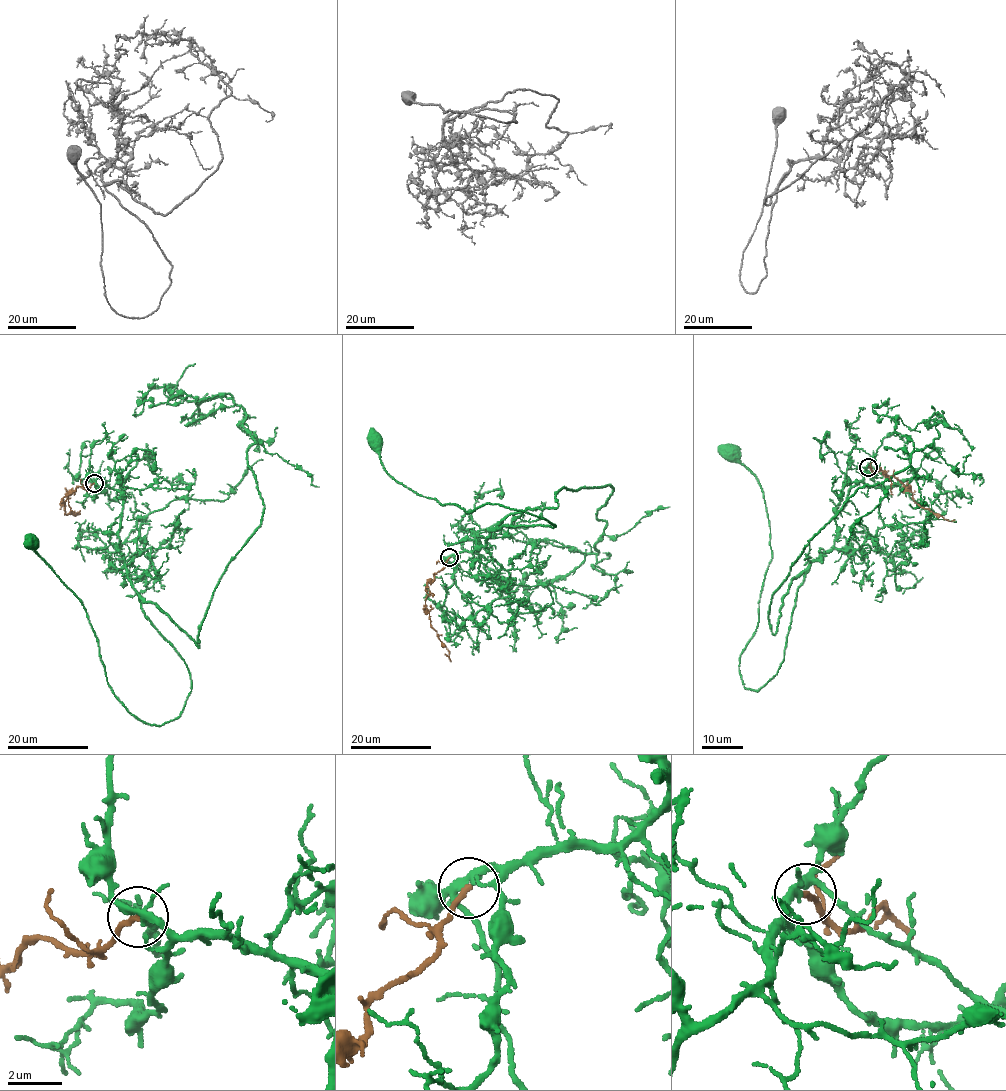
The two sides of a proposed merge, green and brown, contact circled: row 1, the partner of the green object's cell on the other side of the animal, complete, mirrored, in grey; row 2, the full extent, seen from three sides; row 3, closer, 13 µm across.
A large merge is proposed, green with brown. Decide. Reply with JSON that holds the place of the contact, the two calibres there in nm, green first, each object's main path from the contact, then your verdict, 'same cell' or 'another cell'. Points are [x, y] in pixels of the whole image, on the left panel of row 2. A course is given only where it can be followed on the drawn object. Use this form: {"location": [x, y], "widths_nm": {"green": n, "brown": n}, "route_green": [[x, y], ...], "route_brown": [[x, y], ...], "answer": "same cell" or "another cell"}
{"location": [94, 483], "widths_nm": {"green": 240, "brown": 200}, "route_green": [[94, 484], [124, 496], [119, 554], [189, 674], [177, 718], [147, 725], [114, 693], [81, 600], [33, 541]], "route_brown": [[94, 484], [87, 489], [79, 486], [65, 494], [64, 513], [79, 514], [80, 510]], "answer": "same cell"}

